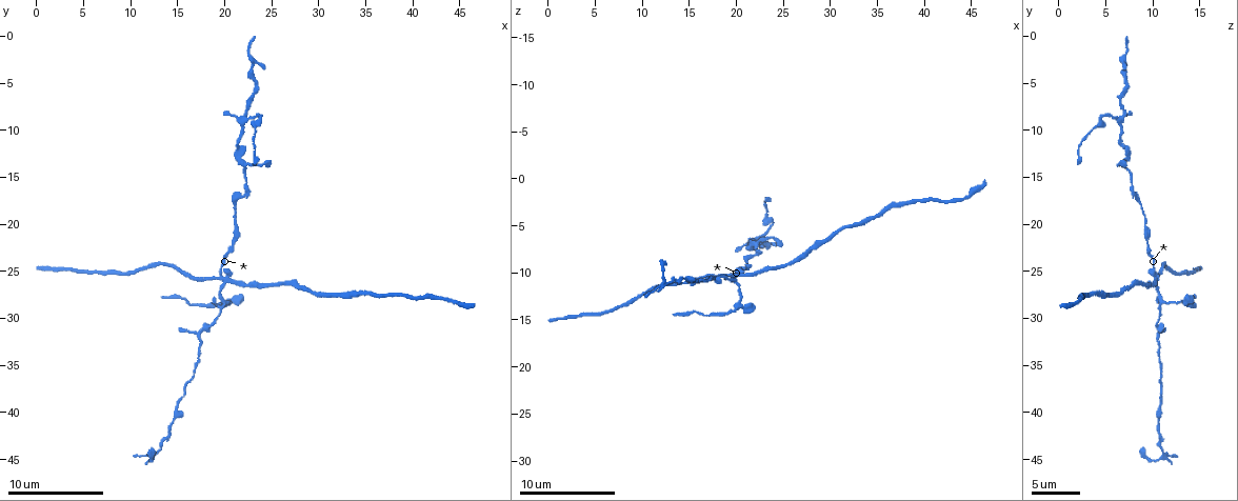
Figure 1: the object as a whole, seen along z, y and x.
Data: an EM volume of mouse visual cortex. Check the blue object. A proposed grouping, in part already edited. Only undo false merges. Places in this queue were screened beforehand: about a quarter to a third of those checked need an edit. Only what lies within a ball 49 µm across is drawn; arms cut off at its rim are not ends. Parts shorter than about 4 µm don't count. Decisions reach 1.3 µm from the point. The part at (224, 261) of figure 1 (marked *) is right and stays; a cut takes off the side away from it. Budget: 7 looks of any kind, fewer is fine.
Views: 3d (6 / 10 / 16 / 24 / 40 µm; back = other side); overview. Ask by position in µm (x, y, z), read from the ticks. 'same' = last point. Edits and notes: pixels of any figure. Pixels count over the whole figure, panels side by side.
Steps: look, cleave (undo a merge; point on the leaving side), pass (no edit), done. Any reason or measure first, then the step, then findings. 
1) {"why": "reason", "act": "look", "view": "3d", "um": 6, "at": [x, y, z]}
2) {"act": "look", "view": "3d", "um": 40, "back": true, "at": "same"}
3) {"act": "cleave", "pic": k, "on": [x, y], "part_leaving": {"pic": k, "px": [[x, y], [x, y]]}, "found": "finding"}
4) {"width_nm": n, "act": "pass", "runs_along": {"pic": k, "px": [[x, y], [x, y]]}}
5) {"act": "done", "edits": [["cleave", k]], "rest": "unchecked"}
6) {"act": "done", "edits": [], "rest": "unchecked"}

{"why": "calibre changes", "act": "look", "view": "3d", "um": 10, "at": [17.2, 32.0, 10.8]}

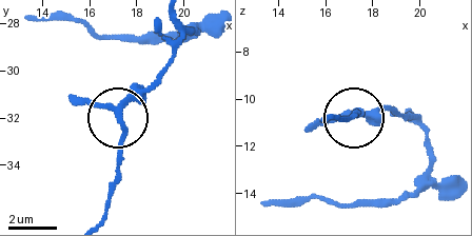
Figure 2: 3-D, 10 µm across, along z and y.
{"arms": 3, "act": "pass", "runs_along": {"pic": 2, "px": [[171, 18], [175, 54], [120, 115], [116, 185]]}, "found": "continuous, no second neuron"}

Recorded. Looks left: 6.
{"why": "thick turns thin", "act": "look", "view": "3d", "um": 16, "at": [14.4, 41.6, 10.4]}

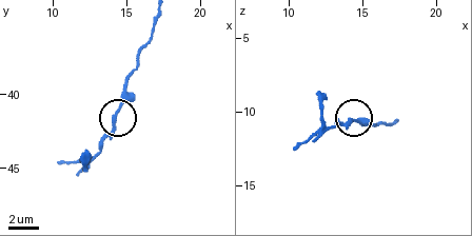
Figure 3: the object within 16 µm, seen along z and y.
{"act": "look", "view": "3d", "um": 6, "at": [14.2, 41.6, 10.6]}

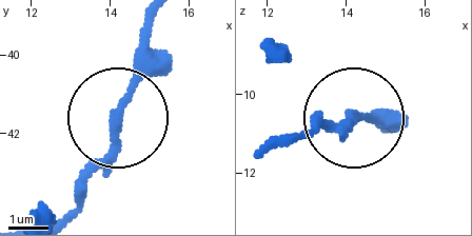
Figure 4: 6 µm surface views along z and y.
{"act": "pass", "runs_along": {"pic": 4, "px": [[156, 17], [150, 67], [119, 107], [110, 158], [82, 204]]}, "found": "one neuron here"}

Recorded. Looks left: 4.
{"why": "calibre changes", "act": "look", "view": "3d", "um": 6, "at": [21.0, 17.8, 8.8]}

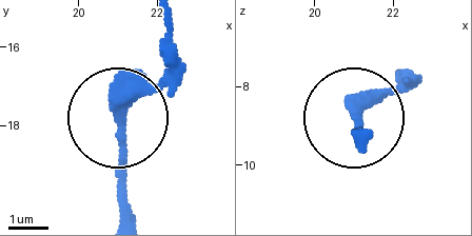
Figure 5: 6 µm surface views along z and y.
{"act": "pass", "runs_along": {"pic": 5, "px": [[117, 218], [120, 117], [174, 50]]}, "found": "continuous, no second neuron"}

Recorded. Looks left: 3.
{"act": "done", "edits": [], "rest": "unchecked"}

